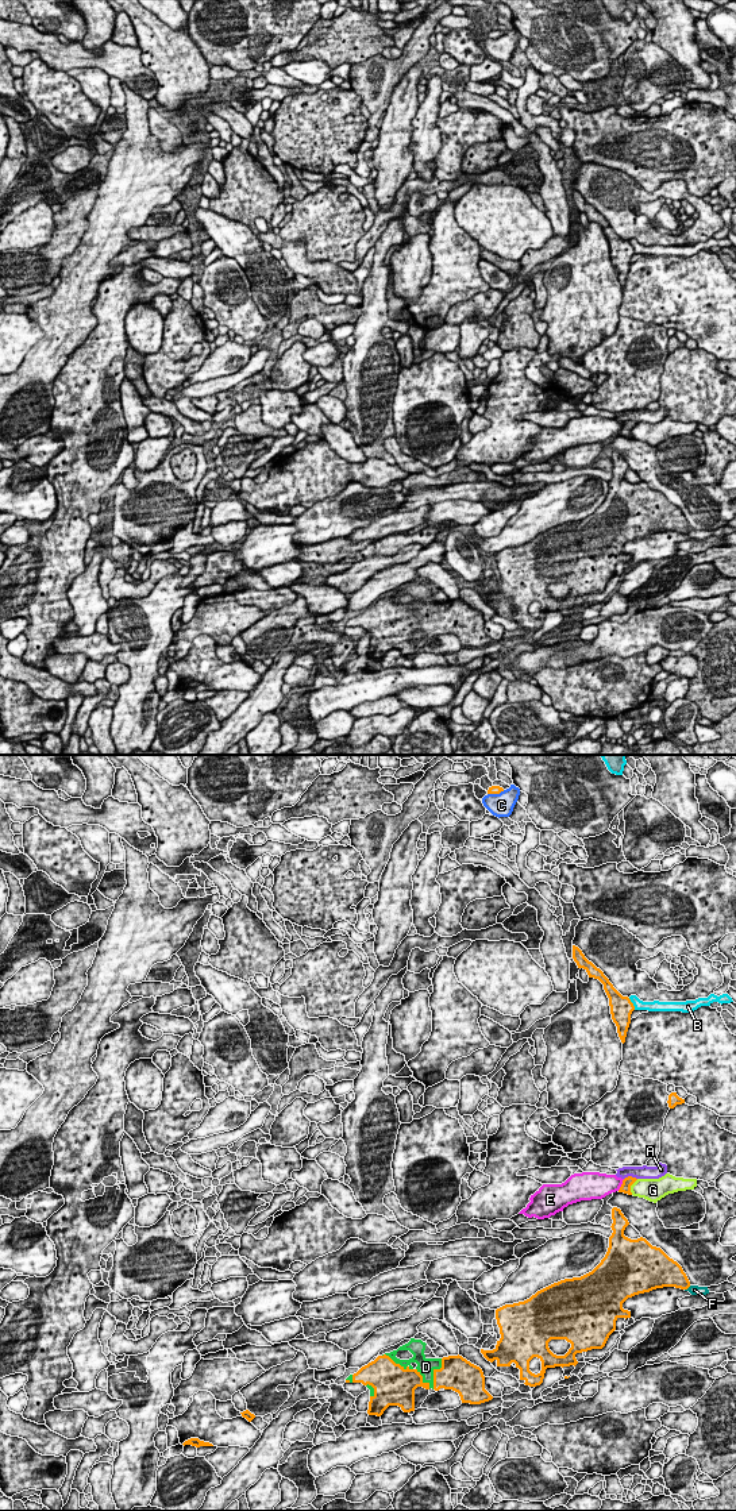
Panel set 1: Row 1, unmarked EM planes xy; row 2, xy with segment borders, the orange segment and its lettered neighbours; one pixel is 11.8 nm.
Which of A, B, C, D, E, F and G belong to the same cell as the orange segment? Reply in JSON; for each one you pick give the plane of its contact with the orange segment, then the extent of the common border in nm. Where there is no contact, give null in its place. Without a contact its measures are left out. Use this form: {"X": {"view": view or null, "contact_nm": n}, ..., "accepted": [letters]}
{"D": {"view": "xy", "contact_nm": 380}, "accepted": ["D"]}

